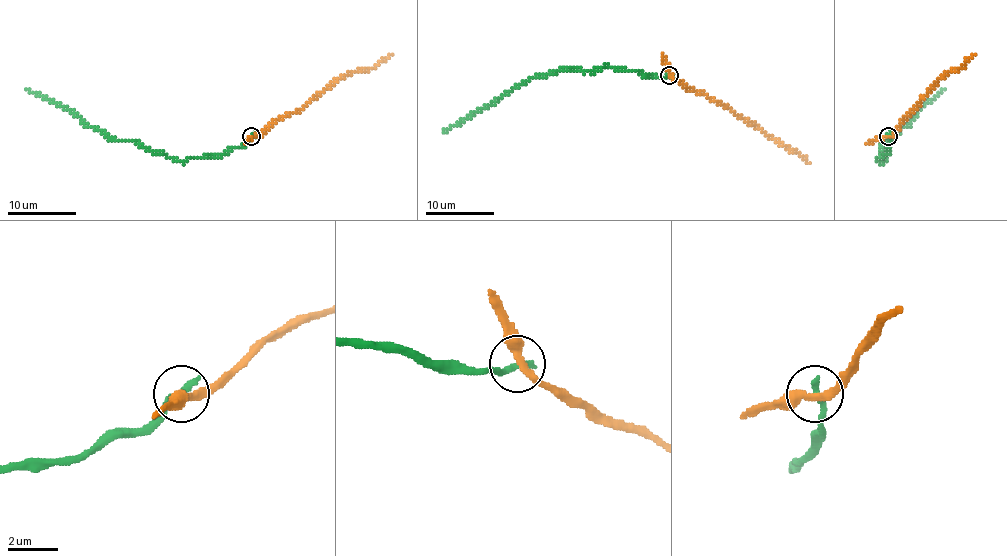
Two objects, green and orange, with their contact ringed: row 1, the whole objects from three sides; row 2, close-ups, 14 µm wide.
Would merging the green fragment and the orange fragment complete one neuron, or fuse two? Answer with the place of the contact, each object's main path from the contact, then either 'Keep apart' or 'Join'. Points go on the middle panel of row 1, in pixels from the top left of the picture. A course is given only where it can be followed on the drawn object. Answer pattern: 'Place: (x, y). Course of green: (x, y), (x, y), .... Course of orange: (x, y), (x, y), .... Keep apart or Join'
Place: (669, 75). Course of green: (668, 75), (646, 76), (636, 70), (608, 68), (557, 70), (550, 75), (531, 76), (444, 131). Course of orange: (670, 75), (692, 92), (715, 99), (809, 162). Keep apart

